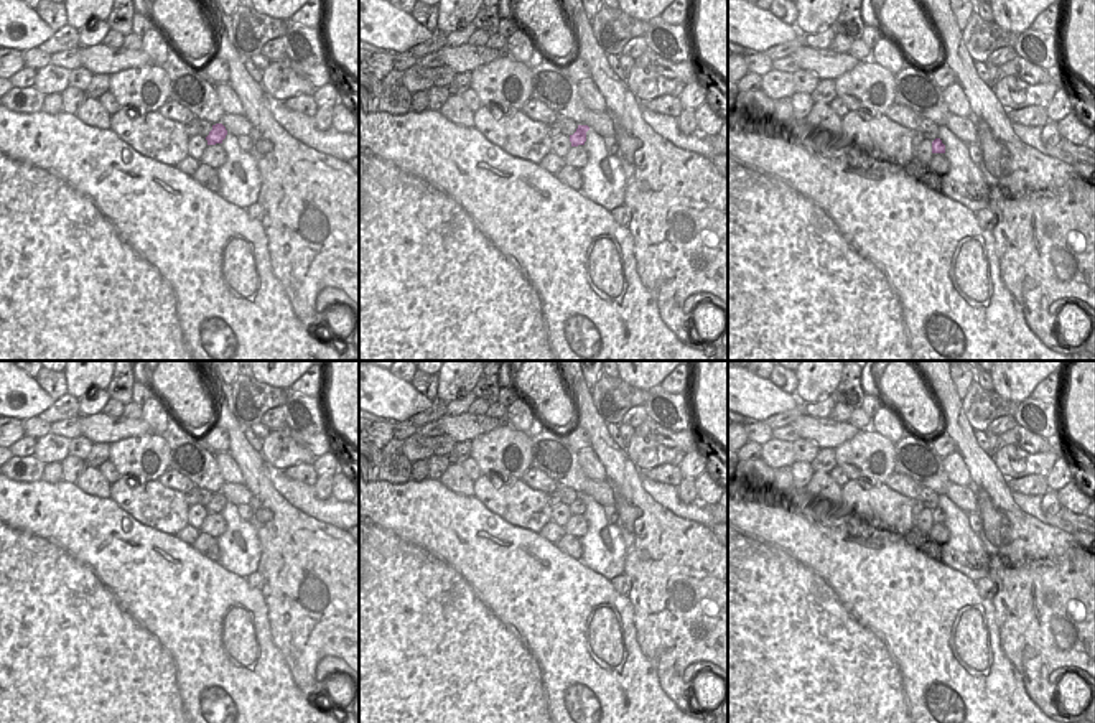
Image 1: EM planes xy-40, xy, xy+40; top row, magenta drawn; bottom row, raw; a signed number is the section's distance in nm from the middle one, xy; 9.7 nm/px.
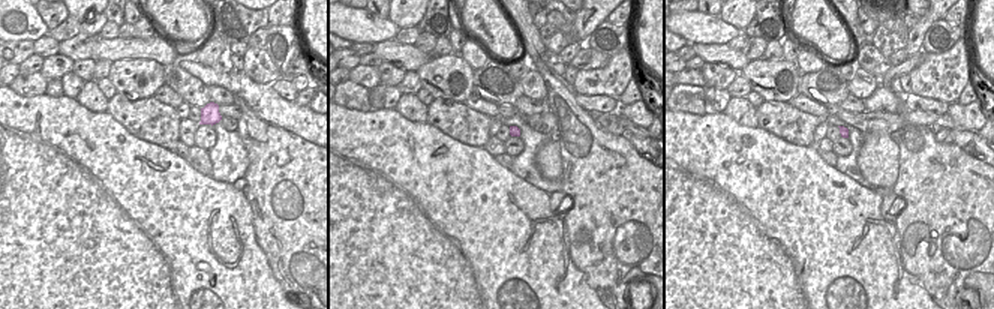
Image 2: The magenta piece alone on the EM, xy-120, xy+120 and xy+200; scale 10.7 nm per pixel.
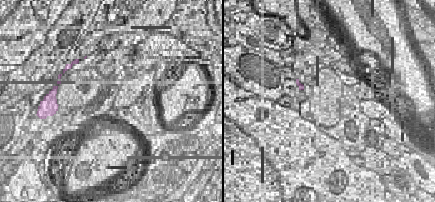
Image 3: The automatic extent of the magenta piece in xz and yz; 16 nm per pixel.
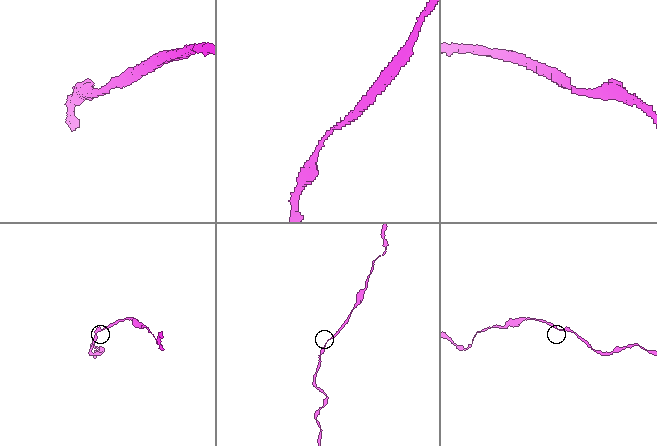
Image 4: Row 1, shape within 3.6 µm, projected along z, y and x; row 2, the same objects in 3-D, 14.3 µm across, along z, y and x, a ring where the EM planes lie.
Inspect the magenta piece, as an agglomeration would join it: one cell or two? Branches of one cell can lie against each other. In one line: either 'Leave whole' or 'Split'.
Leave whole.

